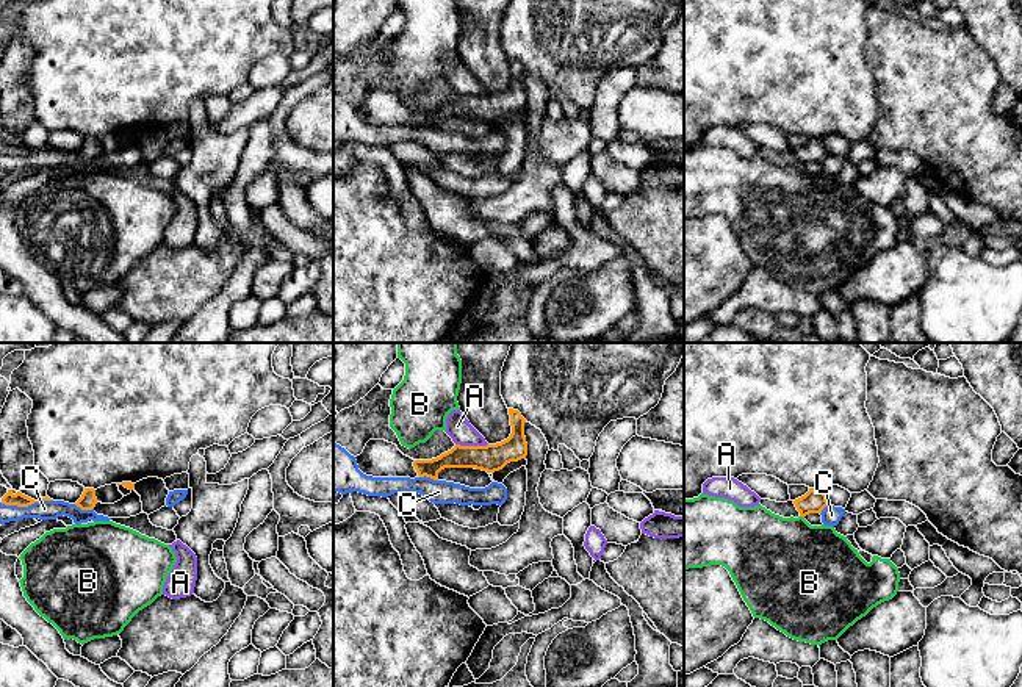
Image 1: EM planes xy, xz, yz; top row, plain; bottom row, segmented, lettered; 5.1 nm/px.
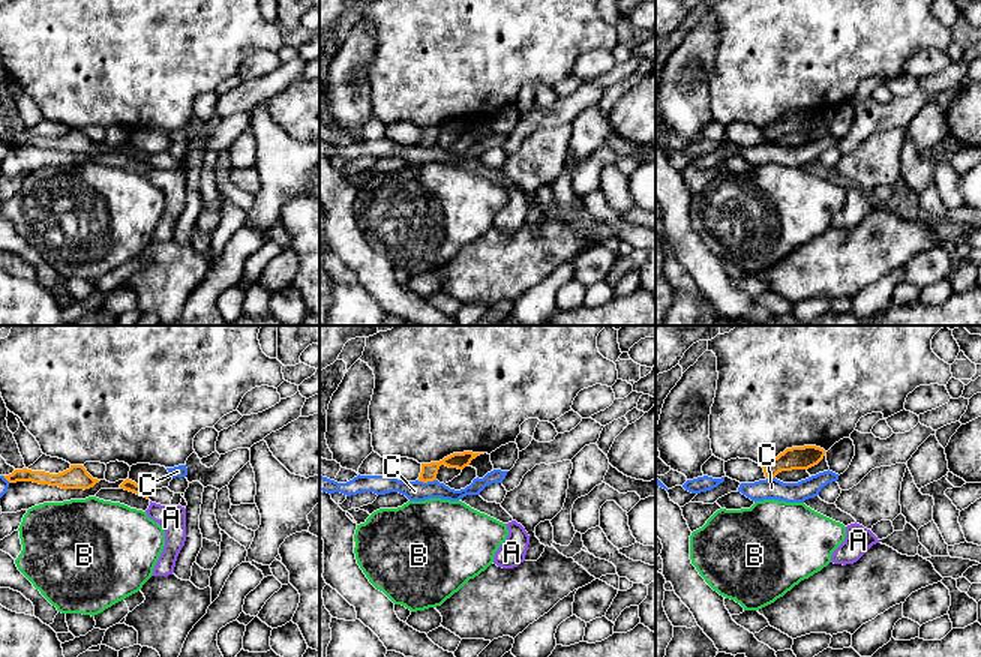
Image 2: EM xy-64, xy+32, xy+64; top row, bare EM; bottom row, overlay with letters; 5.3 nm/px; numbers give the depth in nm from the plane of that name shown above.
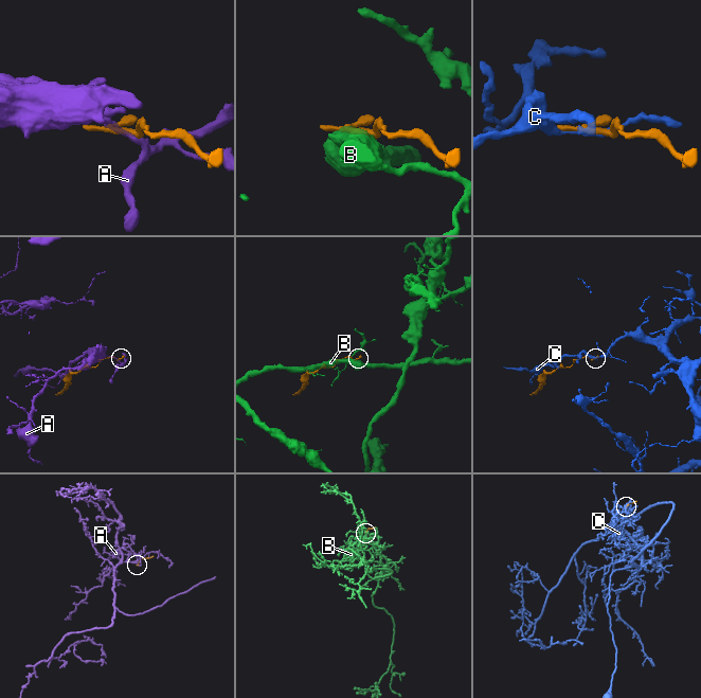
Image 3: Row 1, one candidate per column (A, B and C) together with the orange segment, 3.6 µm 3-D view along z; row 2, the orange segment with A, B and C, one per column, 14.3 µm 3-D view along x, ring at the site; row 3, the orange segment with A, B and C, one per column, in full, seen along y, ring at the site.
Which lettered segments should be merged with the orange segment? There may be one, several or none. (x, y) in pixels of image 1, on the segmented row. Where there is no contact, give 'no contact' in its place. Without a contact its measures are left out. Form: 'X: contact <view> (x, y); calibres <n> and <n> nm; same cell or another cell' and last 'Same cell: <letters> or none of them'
A: contact xz (471, 446); calibres 140 and 120 nm; another cell
B: contact yz (802, 515); calibres 120 and 440 nm; another cell
C: contact xy (25, 506); calibres 70 and 100 nm; another cell
Same cell: none of them

